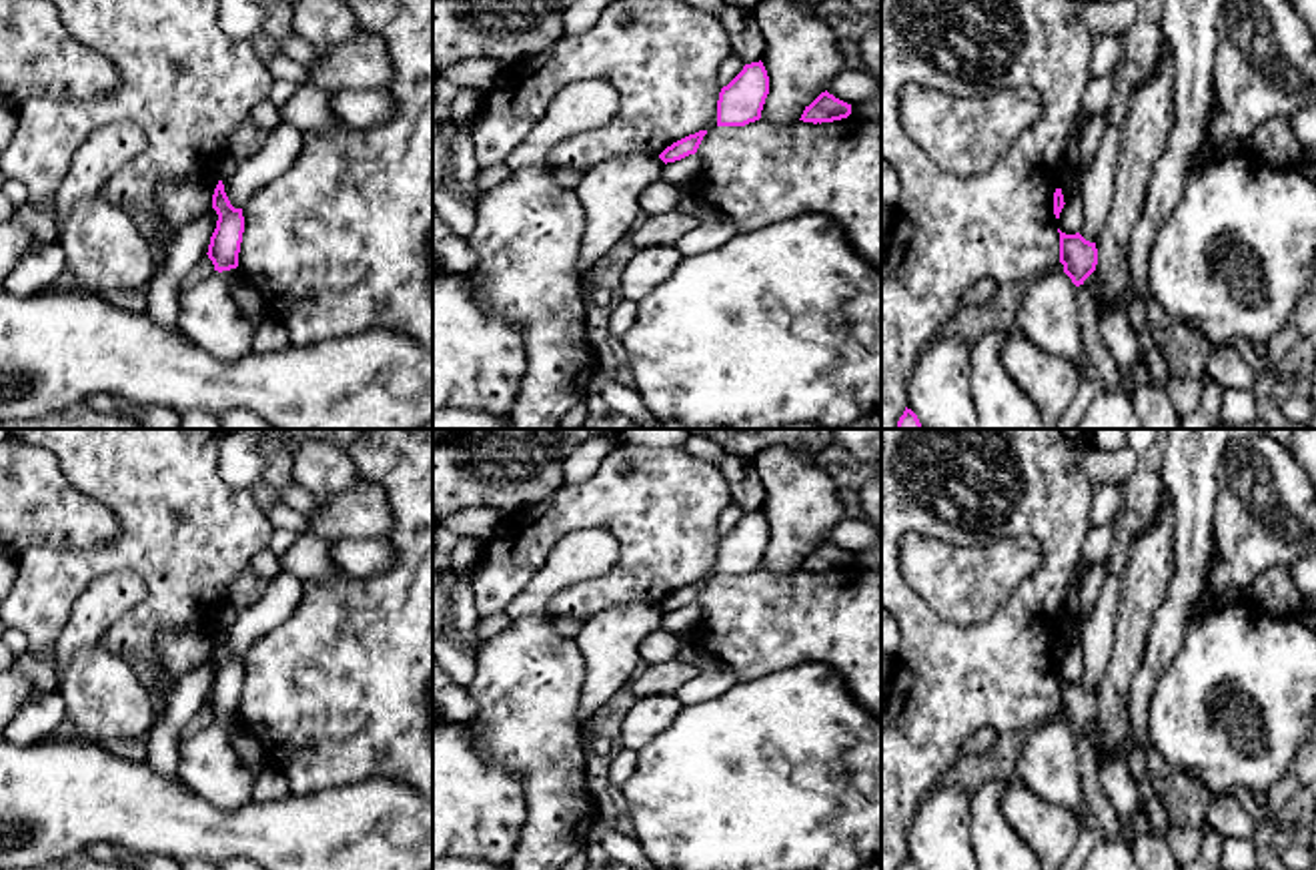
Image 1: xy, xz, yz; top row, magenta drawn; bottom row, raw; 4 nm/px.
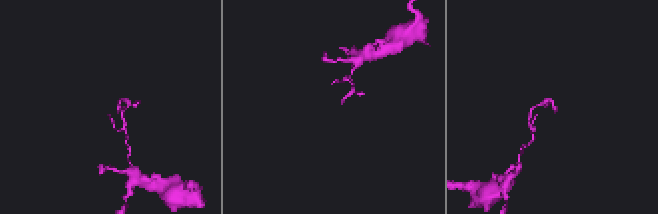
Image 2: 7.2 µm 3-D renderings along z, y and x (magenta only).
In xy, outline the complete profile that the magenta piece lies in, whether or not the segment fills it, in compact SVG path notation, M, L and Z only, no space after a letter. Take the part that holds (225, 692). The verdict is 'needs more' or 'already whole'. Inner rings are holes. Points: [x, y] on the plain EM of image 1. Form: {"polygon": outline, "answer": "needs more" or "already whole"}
{"polygon": "M218 629L214 637L212 658L216 660L218 670L206 704L212 710L214 720L222 722L238 716L244 666L242 658L230 654L222 629Z", "answer": "already whole"}

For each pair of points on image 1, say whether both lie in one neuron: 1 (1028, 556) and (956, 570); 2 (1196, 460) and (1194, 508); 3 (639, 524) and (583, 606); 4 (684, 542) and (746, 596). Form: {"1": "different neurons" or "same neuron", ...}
{"1": "same neuron", "2": "same neuron", "3": "same neuron", "4": "different neurons"}

